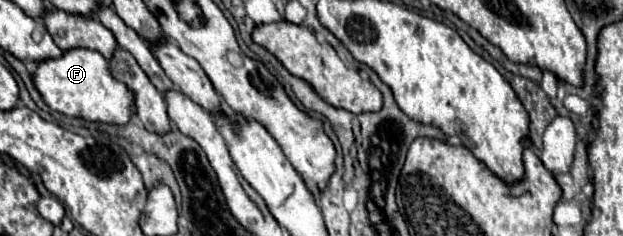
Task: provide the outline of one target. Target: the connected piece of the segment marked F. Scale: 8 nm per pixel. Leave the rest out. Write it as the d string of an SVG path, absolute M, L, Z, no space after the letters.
M68 49L62 57L42 59L36 63L36 71L32 75L32 83L46 101L46 105L58 113L66 113L72 117L82 117L88 121L102 123L126 123L132 117L132 91L112 77L108 69L108 61L94 53L92 49Z

